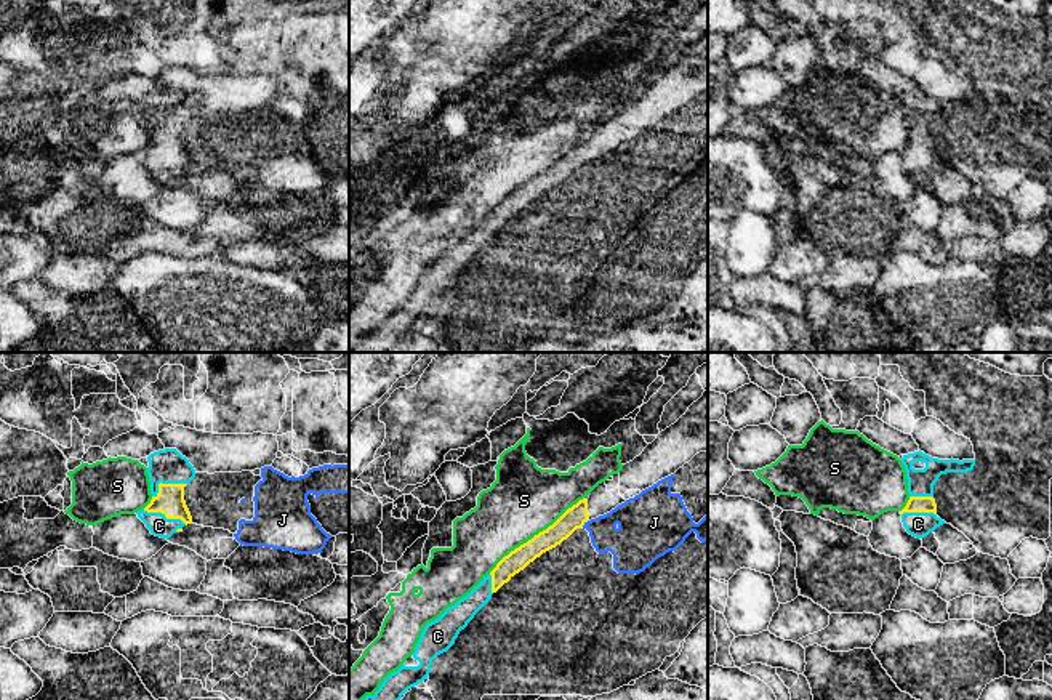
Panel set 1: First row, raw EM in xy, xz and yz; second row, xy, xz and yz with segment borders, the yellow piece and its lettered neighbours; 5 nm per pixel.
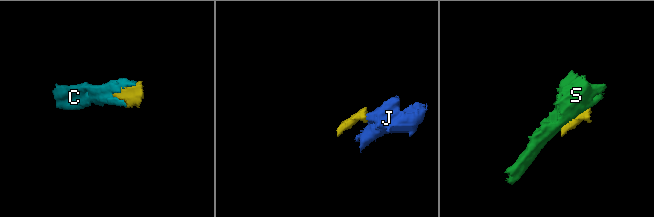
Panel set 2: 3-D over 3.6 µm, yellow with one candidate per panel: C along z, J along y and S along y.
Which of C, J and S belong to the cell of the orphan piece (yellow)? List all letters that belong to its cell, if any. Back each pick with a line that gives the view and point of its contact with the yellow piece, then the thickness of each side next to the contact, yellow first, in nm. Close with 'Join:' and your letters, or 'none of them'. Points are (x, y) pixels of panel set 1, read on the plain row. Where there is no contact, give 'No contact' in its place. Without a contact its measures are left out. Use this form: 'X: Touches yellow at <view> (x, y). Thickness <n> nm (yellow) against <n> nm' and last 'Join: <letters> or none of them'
C: Touches yellow at xy (165, 157). Thickness 140 nm (yellow) against 110 nm
Join: C

